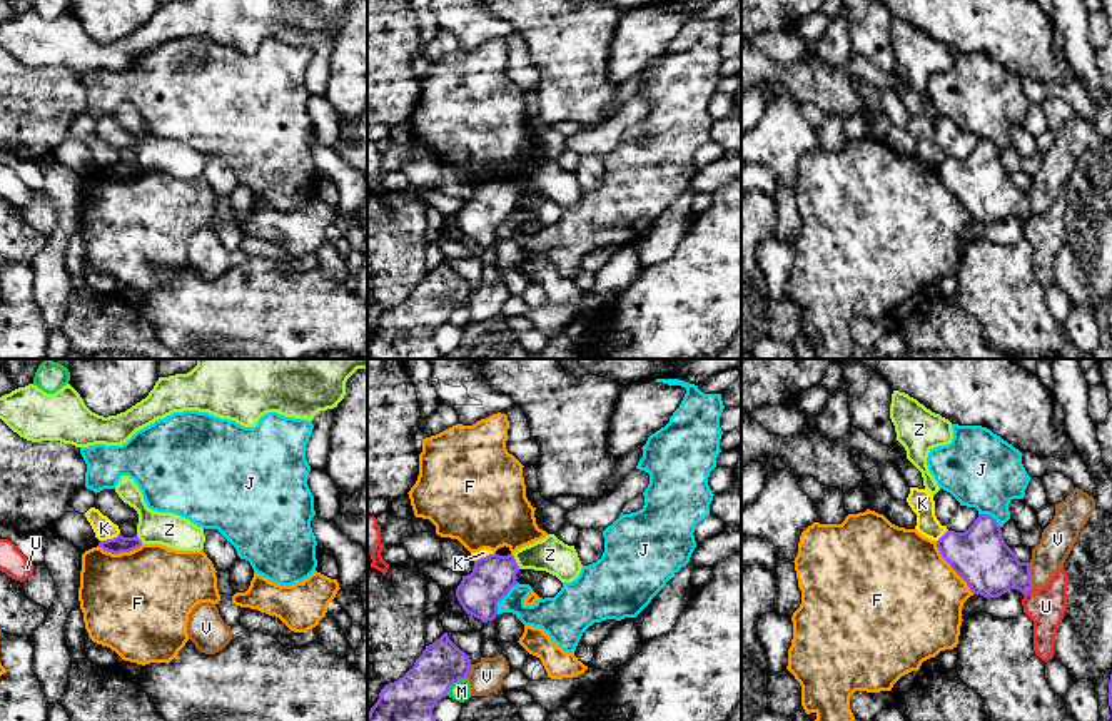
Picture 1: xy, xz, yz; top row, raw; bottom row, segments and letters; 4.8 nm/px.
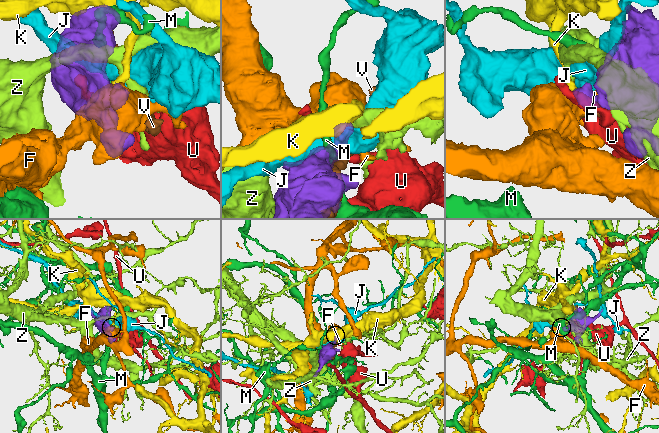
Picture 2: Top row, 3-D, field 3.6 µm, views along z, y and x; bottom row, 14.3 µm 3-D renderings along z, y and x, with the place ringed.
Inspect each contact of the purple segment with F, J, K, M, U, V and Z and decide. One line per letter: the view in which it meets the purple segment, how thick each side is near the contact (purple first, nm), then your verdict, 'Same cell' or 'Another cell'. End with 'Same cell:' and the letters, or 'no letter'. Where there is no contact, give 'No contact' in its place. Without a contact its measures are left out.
F: Touches purple in yz. Thickness 280 nm (purple) against 500 nm. Another cell
J: Touches purple in xz. Thickness 200 nm (purple) against 170 nm. Another cell
K: Touches purple in xy. Thickness 80 nm (purple) against 100 nm. Another cell
M: Touches purple in xz. Thickness 240 nm (purple) against 100 nm. Another cell
U: Touches purple in yz. Thickness 280 nm (purple) against 190 nm. Another cell
V: Touches purple in yz. Thickness 280 nm (purple) against 160 nm. Another cell
Z: Touches purple in xz. Thickness 200 nm (purple) against 170 nm. Another cell
Same cell: no letter

